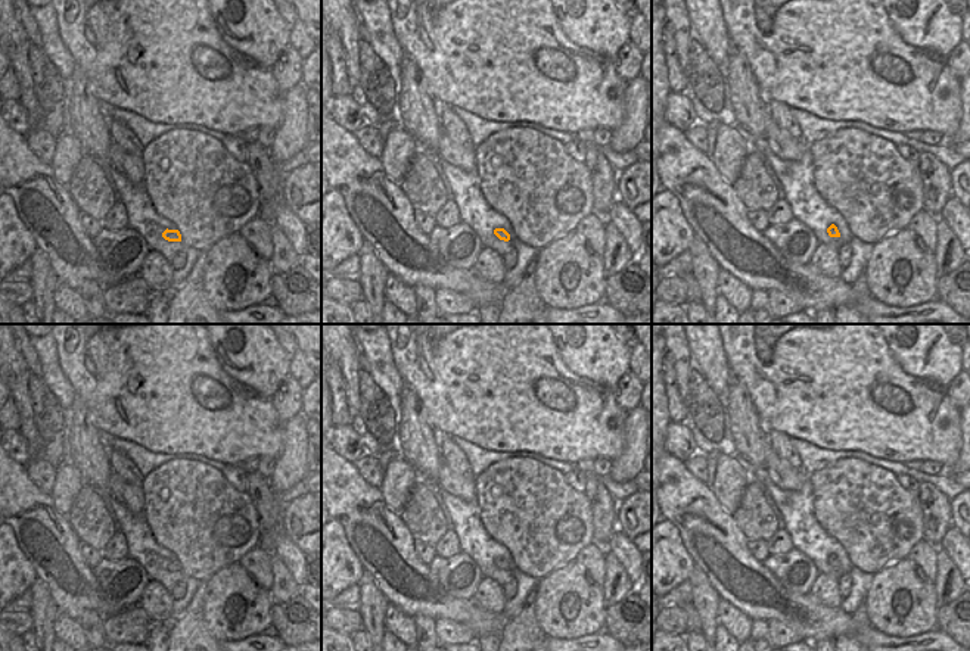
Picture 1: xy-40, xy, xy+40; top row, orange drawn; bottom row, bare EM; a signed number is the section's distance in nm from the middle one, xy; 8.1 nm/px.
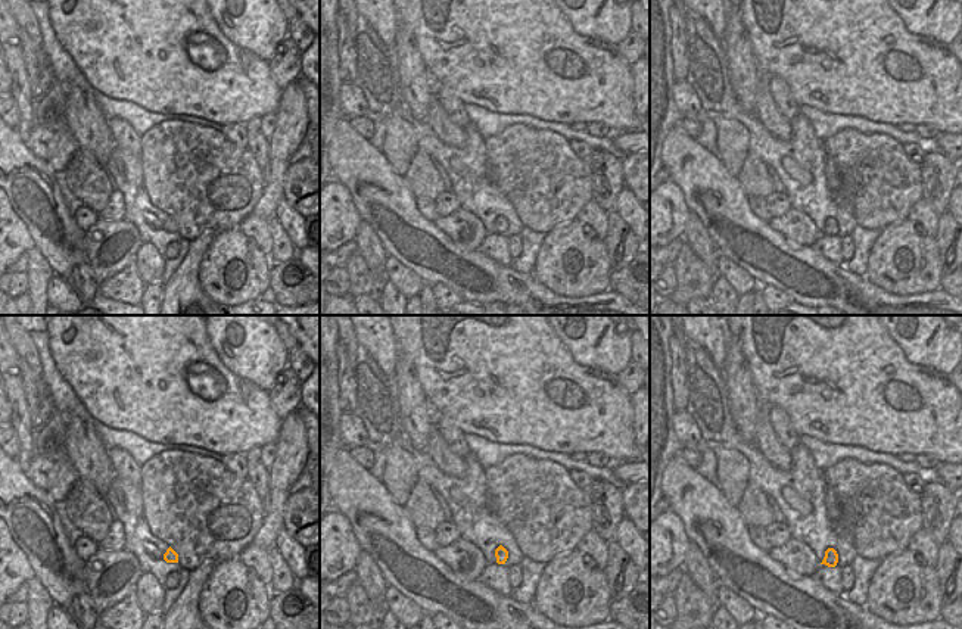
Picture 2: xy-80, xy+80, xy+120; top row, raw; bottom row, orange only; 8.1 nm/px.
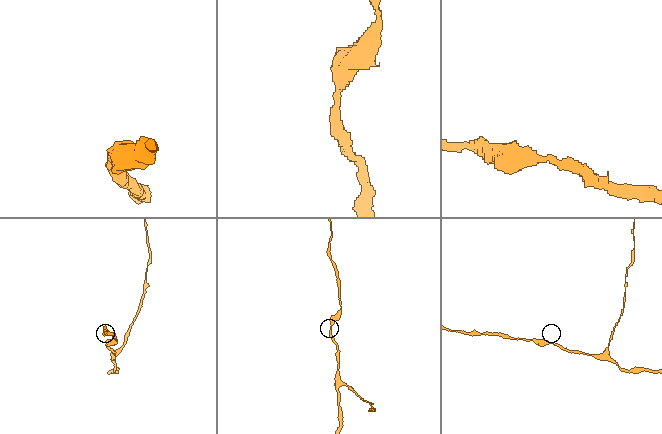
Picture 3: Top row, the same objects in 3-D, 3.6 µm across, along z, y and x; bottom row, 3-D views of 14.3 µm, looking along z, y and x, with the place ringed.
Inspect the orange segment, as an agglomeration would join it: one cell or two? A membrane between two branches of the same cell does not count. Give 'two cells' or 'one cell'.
one cell

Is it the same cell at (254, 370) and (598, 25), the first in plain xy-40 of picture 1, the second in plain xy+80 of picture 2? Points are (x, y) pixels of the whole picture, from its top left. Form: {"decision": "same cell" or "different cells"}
{"decision": "same cell"}

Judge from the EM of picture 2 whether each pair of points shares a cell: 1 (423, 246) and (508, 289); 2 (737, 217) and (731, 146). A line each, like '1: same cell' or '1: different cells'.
1: same cell
2: different cells

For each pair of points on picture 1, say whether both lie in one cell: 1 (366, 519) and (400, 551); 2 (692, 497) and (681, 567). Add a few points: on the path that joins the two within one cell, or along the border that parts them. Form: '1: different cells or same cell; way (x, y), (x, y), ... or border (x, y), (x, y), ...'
1: same cell; way (375, 526), (392, 542)
2: different cells; border (667, 519), (675, 526), (680, 541), (695, 564)

